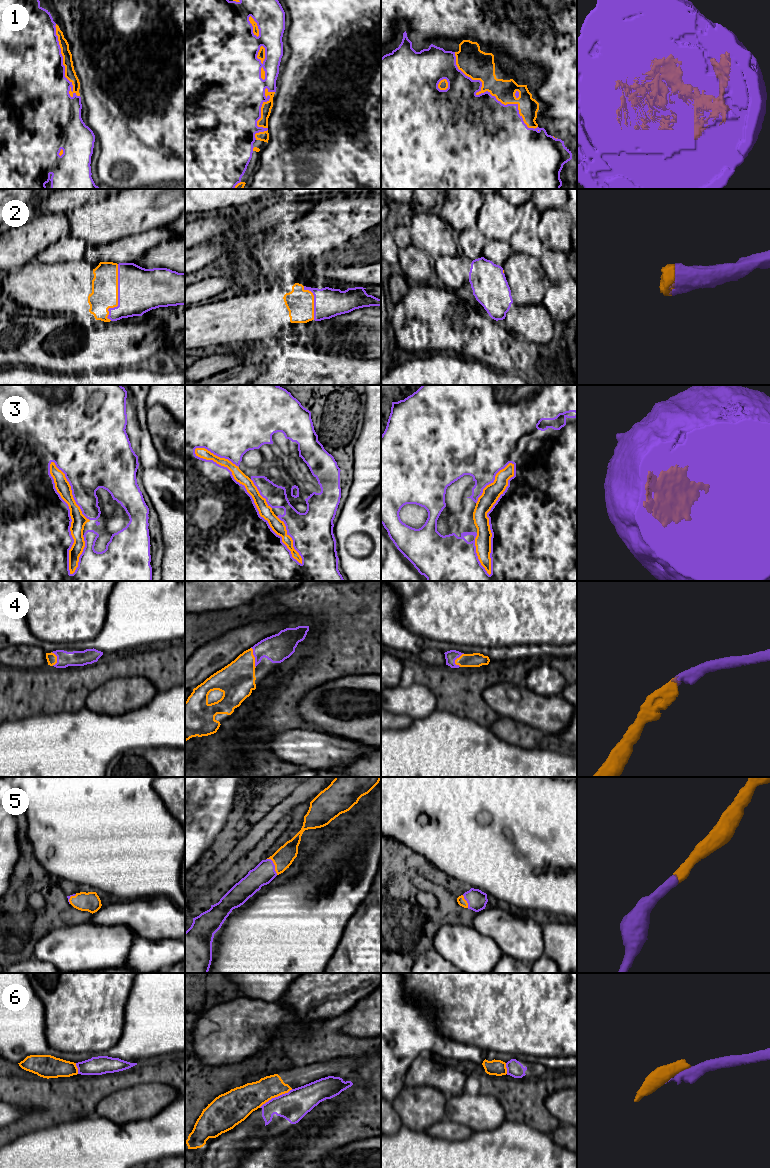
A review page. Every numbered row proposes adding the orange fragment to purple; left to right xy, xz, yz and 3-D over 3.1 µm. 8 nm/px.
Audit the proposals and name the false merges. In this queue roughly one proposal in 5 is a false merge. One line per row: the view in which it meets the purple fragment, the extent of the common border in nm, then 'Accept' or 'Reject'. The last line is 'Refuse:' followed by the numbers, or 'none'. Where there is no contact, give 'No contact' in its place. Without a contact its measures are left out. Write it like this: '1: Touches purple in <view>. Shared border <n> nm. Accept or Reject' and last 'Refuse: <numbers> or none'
1: Touches purple in yz. Shared border 900 nm. Accept
2: Touches purple in xy. Shared border 460 nm. Accept
3: Touches purple in xz. Shared border 1250 nm. Accept
4: Touches purple in xz. Shared border 170 nm. Accept
5: Touches purple in xz. Shared border 160 nm. Accept
6: Touches purple in xz. Shared border 300 nm. Reject
Refuse: 6

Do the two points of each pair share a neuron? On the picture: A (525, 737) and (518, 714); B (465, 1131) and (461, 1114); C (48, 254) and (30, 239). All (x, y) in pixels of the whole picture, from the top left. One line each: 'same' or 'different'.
A: different
B: different
C: different

